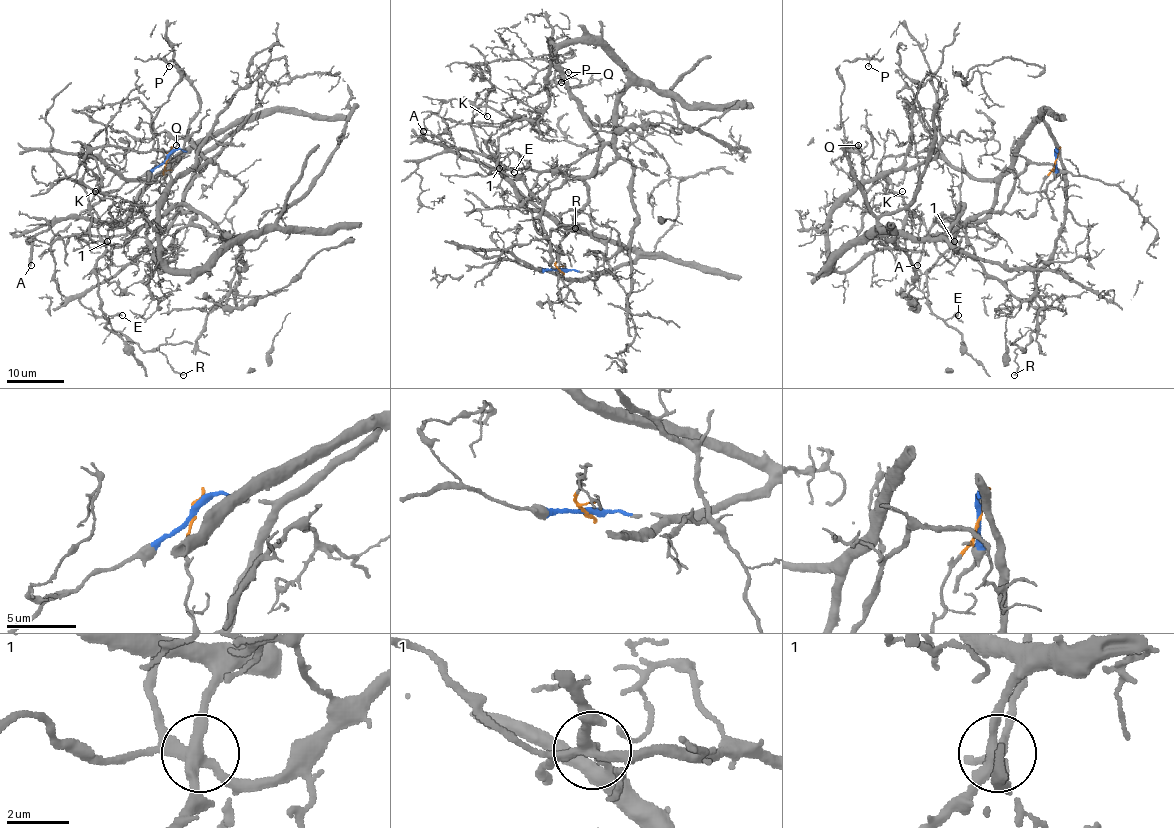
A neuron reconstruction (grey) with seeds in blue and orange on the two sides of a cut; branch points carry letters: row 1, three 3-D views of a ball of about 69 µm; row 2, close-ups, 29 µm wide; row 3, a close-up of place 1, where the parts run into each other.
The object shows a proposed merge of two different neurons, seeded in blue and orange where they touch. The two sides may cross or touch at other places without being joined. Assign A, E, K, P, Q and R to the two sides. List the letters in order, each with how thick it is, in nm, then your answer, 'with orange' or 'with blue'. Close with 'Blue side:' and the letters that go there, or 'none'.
A: calibre 360 nm; with blue
E: calibre 340 nm; with blue
K: calibre 120 nm; with orange
P: calibre 120 nm; with orange
Q: calibre 120 nm; with orange
R: calibre 180 nm; with blue
Blue side: A, E, R

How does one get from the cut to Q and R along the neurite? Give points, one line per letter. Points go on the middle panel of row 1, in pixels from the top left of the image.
Q: (559, 271), (561, 240), (613, 138), (614, 99), (627, 74), (597, 44), (551, 42), (561, 77), (568, 73)
R: (559, 269), (593, 274), (564, 279), (506, 252), (471, 249), (497, 256), (544, 239), (551, 229), (575, 227)

